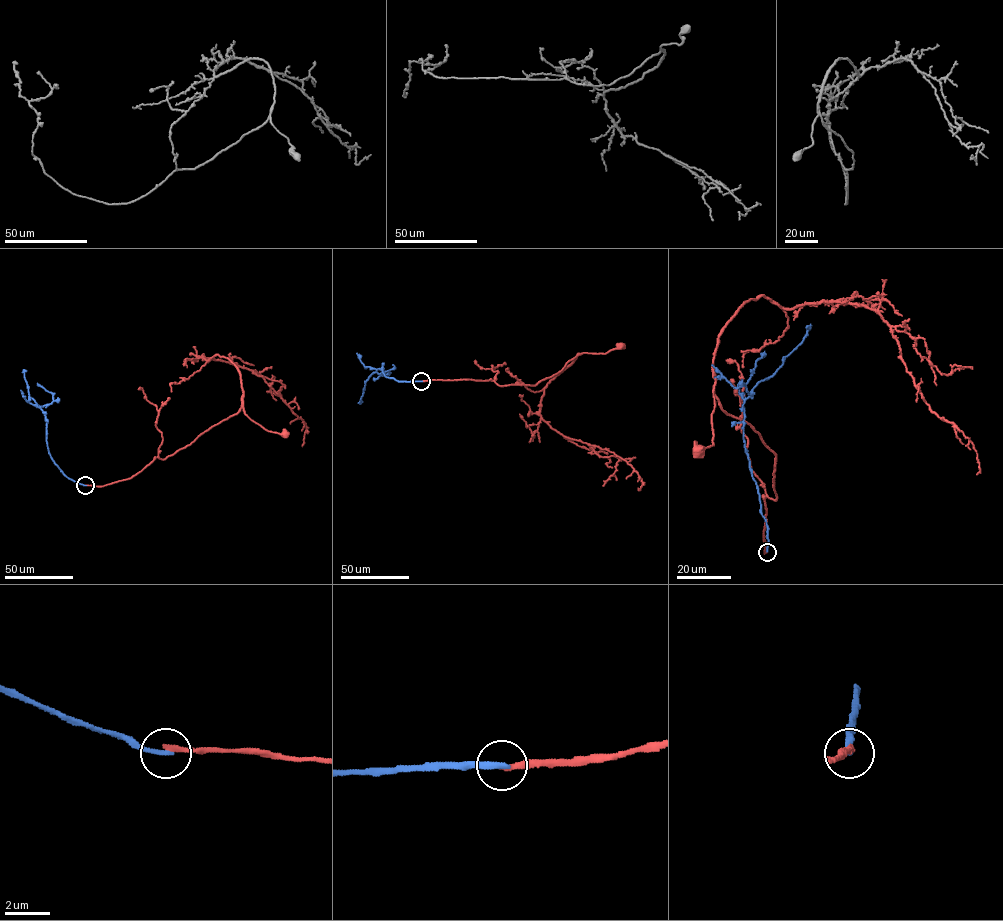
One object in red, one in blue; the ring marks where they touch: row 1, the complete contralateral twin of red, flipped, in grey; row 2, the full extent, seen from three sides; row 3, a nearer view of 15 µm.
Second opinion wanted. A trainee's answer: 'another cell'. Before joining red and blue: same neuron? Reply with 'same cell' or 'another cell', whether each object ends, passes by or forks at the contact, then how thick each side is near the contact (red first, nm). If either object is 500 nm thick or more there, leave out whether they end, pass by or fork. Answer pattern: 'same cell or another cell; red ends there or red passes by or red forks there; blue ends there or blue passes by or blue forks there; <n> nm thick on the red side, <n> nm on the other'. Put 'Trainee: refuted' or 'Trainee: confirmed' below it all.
another cell; red ends there; blue ends there; 240 nm thick on the red side, 280 nm on the other
Trainee: confirmed

